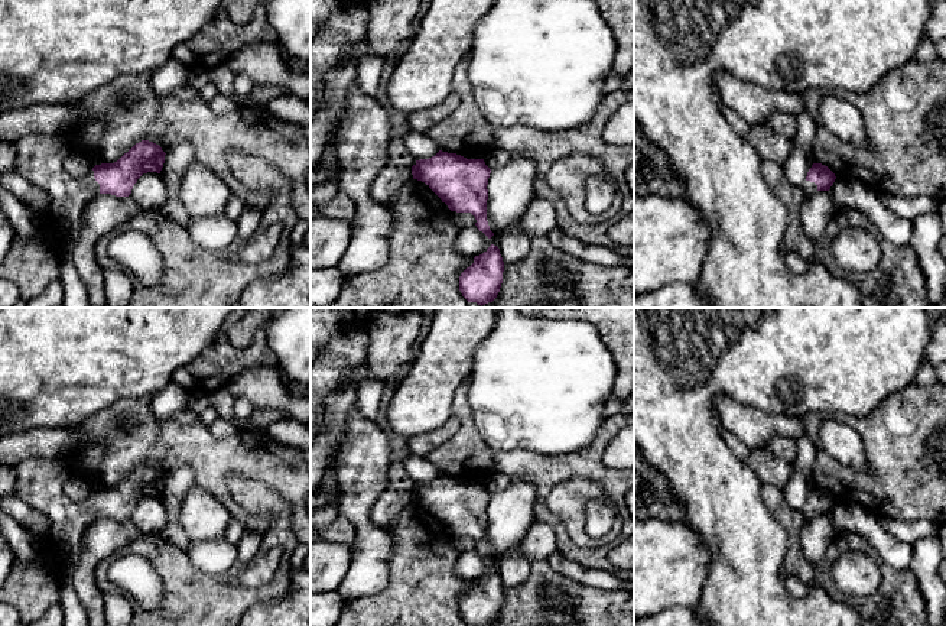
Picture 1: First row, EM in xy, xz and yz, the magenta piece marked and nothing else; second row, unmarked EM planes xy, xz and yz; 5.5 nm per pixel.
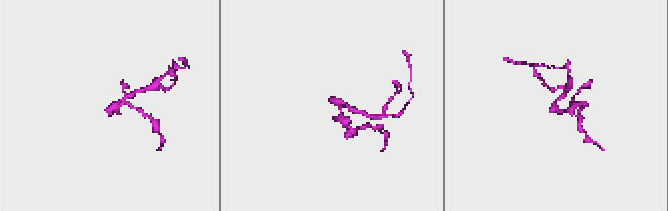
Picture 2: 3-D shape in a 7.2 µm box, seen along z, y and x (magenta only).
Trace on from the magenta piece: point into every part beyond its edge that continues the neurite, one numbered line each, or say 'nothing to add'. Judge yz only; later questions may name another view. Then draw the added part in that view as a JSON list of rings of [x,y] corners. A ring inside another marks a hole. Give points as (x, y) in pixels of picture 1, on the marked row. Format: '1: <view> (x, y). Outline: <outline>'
1: yz (809, 188). Outline: [[[804,181],[804,184],[800,188],[802,188],[804,197],[810,197],[810,195],[819,192],[817,185],[815,182],[810,182],[810,181]]]

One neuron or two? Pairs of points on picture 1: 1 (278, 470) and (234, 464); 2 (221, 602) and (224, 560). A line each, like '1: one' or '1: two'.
1: one
2: two

